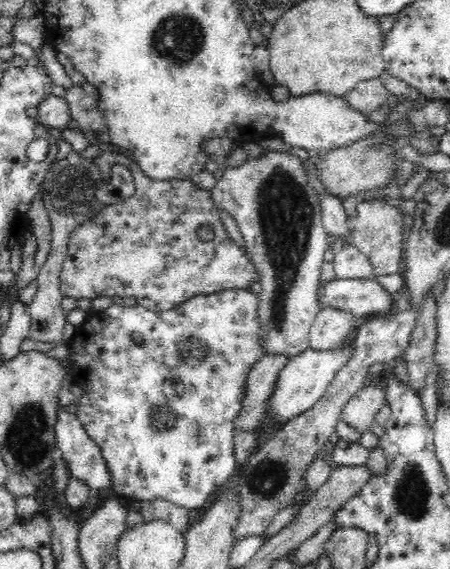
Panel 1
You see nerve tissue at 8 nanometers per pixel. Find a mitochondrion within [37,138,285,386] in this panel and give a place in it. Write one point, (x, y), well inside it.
(68, 189)

